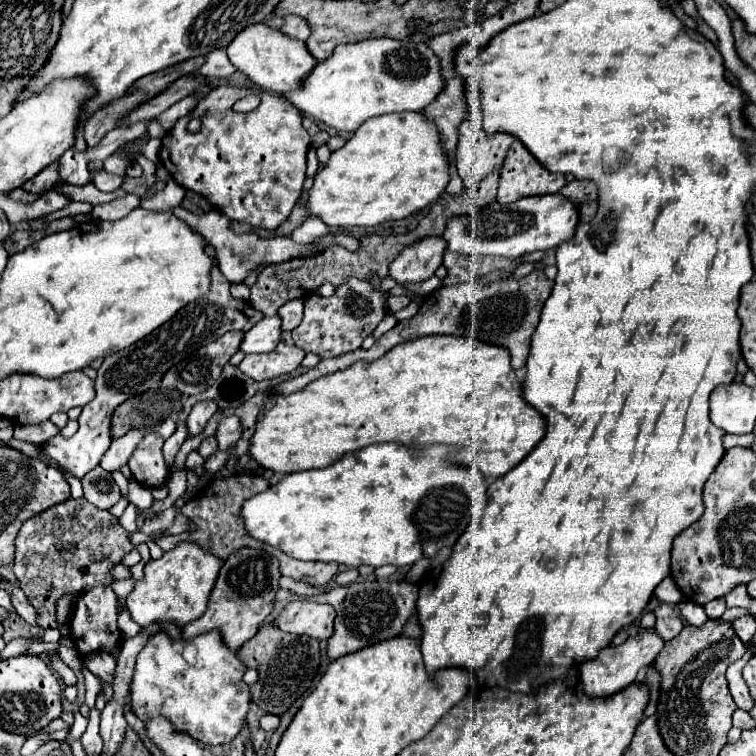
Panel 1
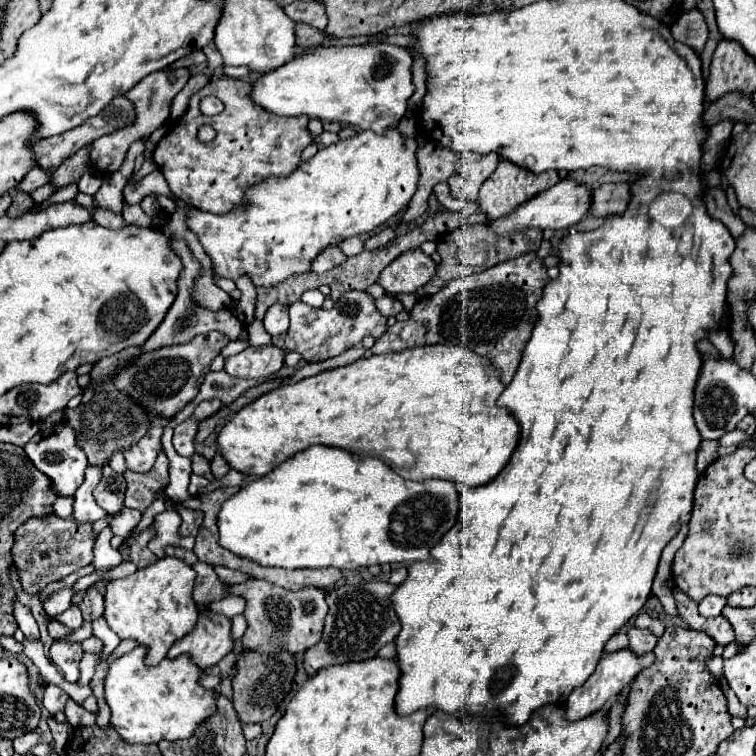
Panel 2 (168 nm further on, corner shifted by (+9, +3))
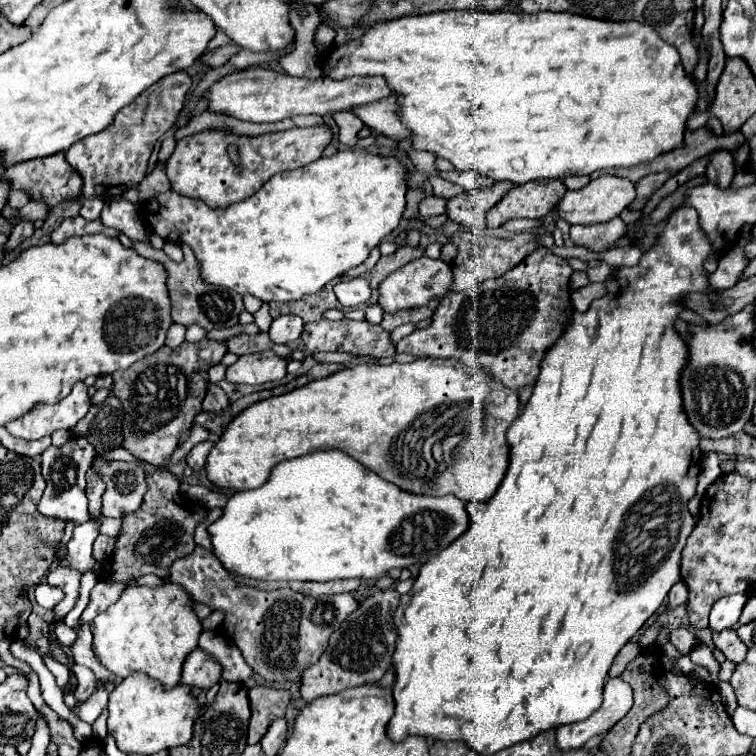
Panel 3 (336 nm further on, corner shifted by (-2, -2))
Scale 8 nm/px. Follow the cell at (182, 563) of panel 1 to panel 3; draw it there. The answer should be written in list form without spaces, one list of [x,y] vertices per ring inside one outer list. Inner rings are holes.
[[[168,579],[156,587],[128,585],[122,591],[120,599],[94,619],[96,657],[112,675],[128,677],[134,671],[144,671],[148,677],[160,681],[166,689],[174,687],[180,681],[182,663],[186,655],[198,647],[200,633],[202,633],[202,621],[198,619],[194,611],[192,595],[184,587],[178,587],[176,583],[170,583]]]

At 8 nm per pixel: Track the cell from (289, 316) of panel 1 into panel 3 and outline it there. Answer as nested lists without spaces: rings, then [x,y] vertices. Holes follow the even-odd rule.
[[[282,315],[274,319],[268,335],[274,343],[288,343],[288,341],[296,341],[302,335],[302,327],[304,321],[298,315]]]

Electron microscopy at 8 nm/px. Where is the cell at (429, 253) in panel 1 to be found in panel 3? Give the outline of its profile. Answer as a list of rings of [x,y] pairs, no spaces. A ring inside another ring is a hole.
[[[422,255],[420,259],[404,265],[400,271],[394,271],[392,275],[388,275],[388,279],[384,279],[380,283],[378,301],[384,307],[384,311],[388,311],[388,313],[394,313],[398,309],[422,307],[422,305],[428,305],[428,301],[432,297],[444,297],[450,291],[450,283],[452,283],[450,265],[444,263],[442,259],[430,259],[430,257]]]

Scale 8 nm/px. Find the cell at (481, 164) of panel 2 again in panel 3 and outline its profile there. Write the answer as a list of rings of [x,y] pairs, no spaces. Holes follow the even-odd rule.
[[[496,181],[492,187],[482,191],[464,191],[452,199],[448,199],[448,217],[456,223],[462,223],[470,229],[486,227],[486,211],[496,205],[504,193],[514,187],[510,181]]]

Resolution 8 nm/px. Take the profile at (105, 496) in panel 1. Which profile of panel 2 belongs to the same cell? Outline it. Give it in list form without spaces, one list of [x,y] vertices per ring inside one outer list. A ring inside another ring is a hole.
[[[105,464],[101,482],[93,490],[93,496],[95,496],[97,504],[107,514],[119,512],[123,508],[123,498],[125,498],[125,478],[123,478],[123,474],[117,474],[109,464]]]

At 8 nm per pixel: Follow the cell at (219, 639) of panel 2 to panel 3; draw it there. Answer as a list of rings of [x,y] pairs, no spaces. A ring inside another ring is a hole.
[[[196,647],[182,665],[182,681],[192,687],[210,689],[214,683],[220,681],[220,677],[222,665],[200,647]]]

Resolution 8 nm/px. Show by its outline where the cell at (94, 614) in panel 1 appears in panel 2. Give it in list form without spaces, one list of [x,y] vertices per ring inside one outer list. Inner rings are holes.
[[[55,640],[49,648],[49,658],[55,662],[57,668],[61,668],[67,682],[79,680],[79,662],[81,662],[81,642],[69,643]]]

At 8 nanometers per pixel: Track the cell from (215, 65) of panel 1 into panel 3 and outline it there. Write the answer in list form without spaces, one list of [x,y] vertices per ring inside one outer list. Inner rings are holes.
[[[184,71],[160,79],[160,83],[144,91],[144,95],[140,95],[132,105],[124,107],[116,115],[112,125],[108,125],[100,133],[80,139],[66,151],[68,163],[72,163],[72,167],[76,167],[76,171],[80,171],[84,179],[84,189],[82,189],[84,197],[88,195],[106,197],[106,189],[102,187],[102,183],[110,187],[124,185],[128,189],[128,187],[136,187],[146,177],[148,157],[154,149],[154,143],[168,129],[172,129],[180,109],[184,107],[184,99],[190,87],[192,87],[192,77]]]

